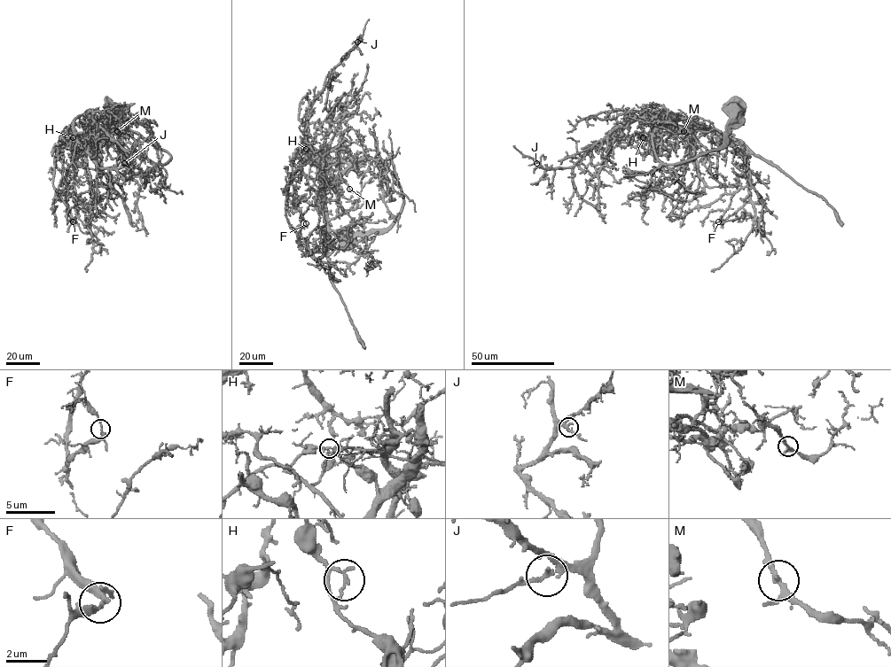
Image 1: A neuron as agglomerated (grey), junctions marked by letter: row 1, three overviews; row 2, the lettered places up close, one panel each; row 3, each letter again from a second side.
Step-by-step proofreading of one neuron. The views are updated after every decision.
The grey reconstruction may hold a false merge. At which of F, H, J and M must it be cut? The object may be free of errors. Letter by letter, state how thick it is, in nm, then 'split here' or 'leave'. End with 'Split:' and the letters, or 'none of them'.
F: calibre 150 nm; leave
H: calibre 130 nm; split here
J: calibre 150 nm; leave
M: calibre 170 nm; leave
Split: H

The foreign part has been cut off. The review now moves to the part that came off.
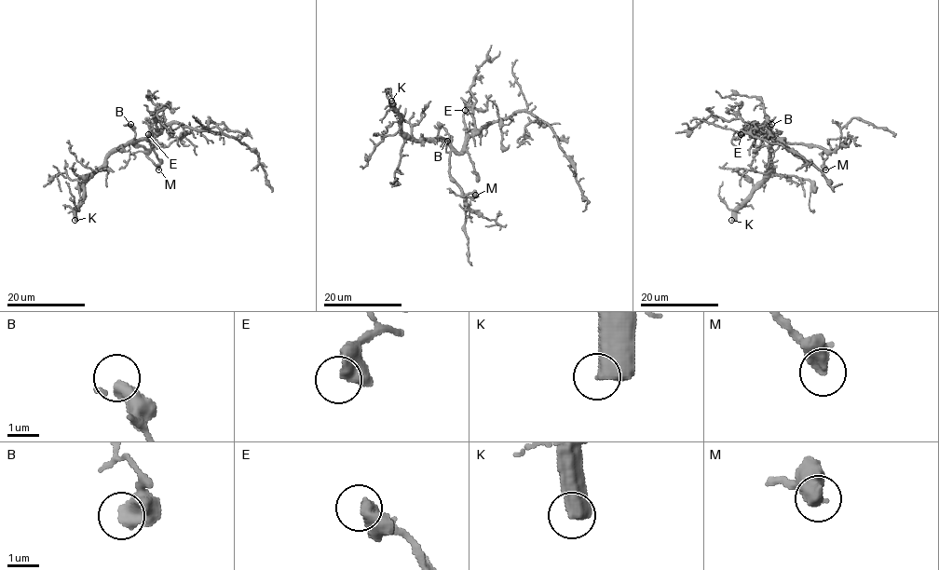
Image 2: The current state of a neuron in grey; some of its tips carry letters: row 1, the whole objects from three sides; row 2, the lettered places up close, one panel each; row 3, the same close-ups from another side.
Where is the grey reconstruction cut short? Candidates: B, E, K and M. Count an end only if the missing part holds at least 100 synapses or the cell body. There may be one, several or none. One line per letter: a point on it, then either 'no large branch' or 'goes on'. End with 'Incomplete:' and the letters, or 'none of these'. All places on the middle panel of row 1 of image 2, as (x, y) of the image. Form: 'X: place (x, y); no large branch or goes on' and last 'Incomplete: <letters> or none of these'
B: place (447, 141); no large branch
E: place (465, 110); no large branch
K: place (391, 101); goes on
M: place (475, 195); no large branch
Incomplete: K

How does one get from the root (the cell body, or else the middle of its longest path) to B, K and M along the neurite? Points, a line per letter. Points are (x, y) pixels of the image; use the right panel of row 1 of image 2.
B: (757, 126), (771, 137), (782, 140), (768, 136), (771, 124)
K: (757, 126), (771, 137), (782, 138), (771, 146), (768, 176), (731, 220)
M: (757, 126), (771, 137), (822, 148), (826, 154), (823, 162), (825, 169)

